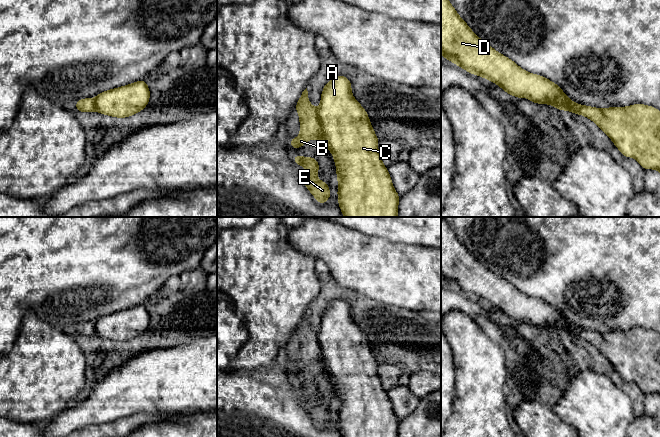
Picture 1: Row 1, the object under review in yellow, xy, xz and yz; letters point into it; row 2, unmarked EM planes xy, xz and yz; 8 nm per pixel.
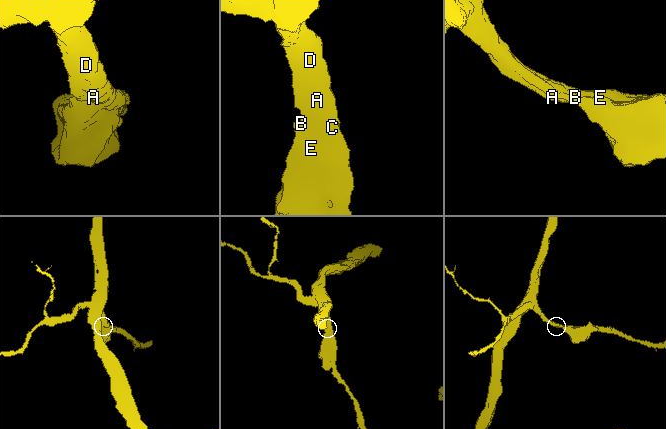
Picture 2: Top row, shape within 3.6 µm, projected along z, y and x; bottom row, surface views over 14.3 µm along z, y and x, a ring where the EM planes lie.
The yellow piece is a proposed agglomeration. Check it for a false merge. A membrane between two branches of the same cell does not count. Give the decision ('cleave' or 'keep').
cleave

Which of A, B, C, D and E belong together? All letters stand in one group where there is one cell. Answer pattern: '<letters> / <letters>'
A C D / B E

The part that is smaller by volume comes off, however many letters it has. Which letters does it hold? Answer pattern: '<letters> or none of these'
A, C, D

